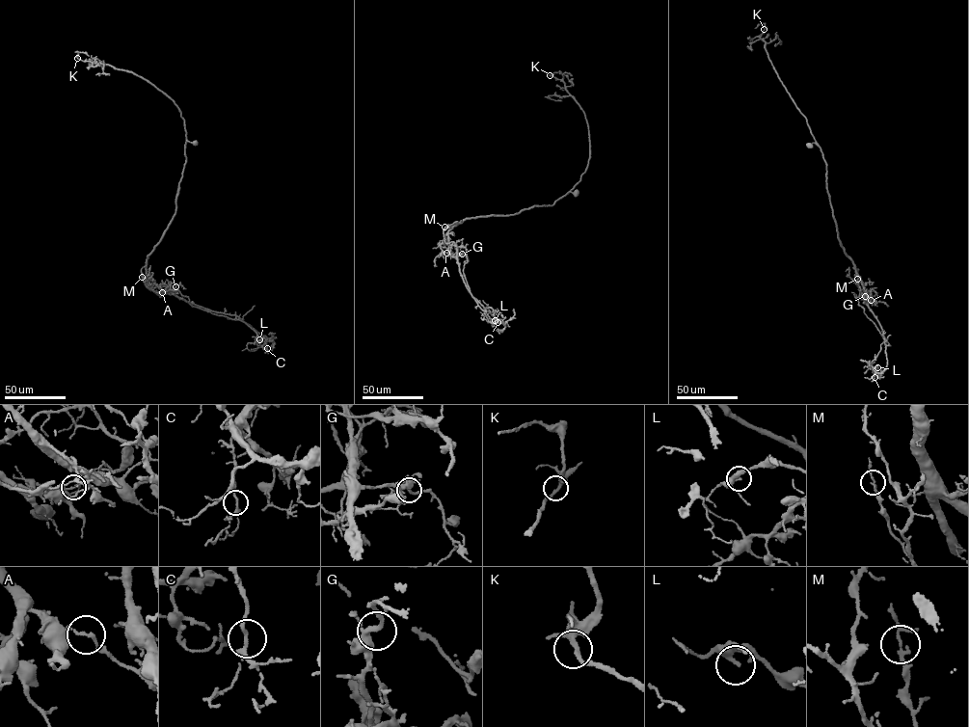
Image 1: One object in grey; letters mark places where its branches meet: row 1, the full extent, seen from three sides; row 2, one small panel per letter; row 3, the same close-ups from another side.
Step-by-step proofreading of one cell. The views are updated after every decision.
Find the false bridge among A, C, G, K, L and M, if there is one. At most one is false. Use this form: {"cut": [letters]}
{"cut": ["A"]}

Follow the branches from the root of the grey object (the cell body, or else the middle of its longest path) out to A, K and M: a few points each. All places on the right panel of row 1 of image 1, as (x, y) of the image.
A: (809, 145), (814, 143), (820, 148), (825, 163), (826, 190), (839, 240), (871, 300)
K: (809, 145), (817, 143), (807, 120), (771, 65), (766, 42), (759, 36), (764, 29)
M: (809, 145), (820, 147), (825, 163), (838, 238), (858, 269), (858, 287), (857, 279)

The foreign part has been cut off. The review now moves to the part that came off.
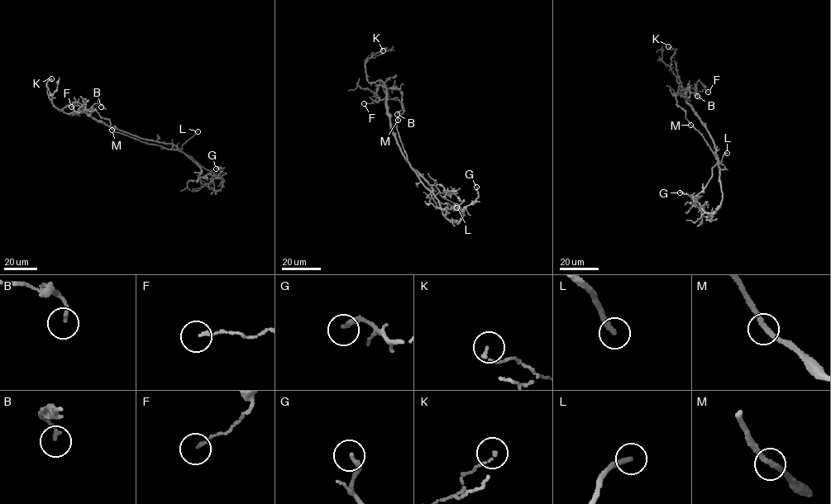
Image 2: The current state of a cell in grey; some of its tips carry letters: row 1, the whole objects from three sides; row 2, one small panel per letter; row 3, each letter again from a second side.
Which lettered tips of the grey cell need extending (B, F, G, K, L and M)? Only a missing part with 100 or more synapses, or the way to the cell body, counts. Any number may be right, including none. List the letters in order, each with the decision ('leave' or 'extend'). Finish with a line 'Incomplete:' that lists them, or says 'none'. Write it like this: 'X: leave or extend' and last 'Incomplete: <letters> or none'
B: leave
F: leave
G: leave
K: leave
L: extend
M: leave
Incomplete: L

